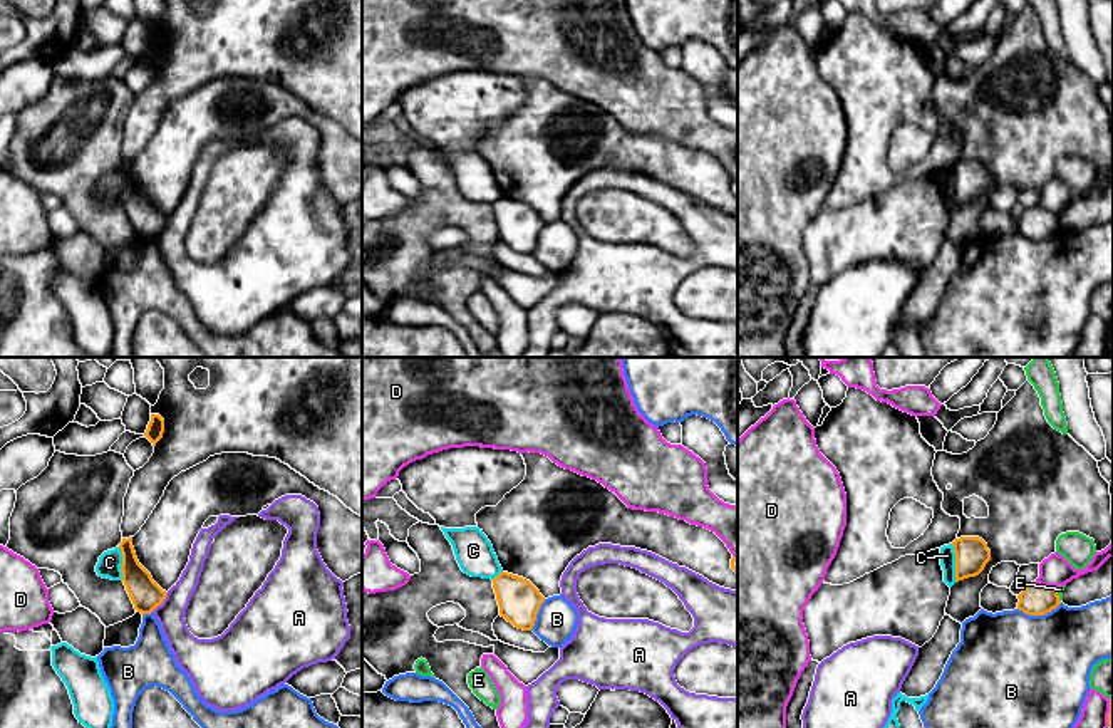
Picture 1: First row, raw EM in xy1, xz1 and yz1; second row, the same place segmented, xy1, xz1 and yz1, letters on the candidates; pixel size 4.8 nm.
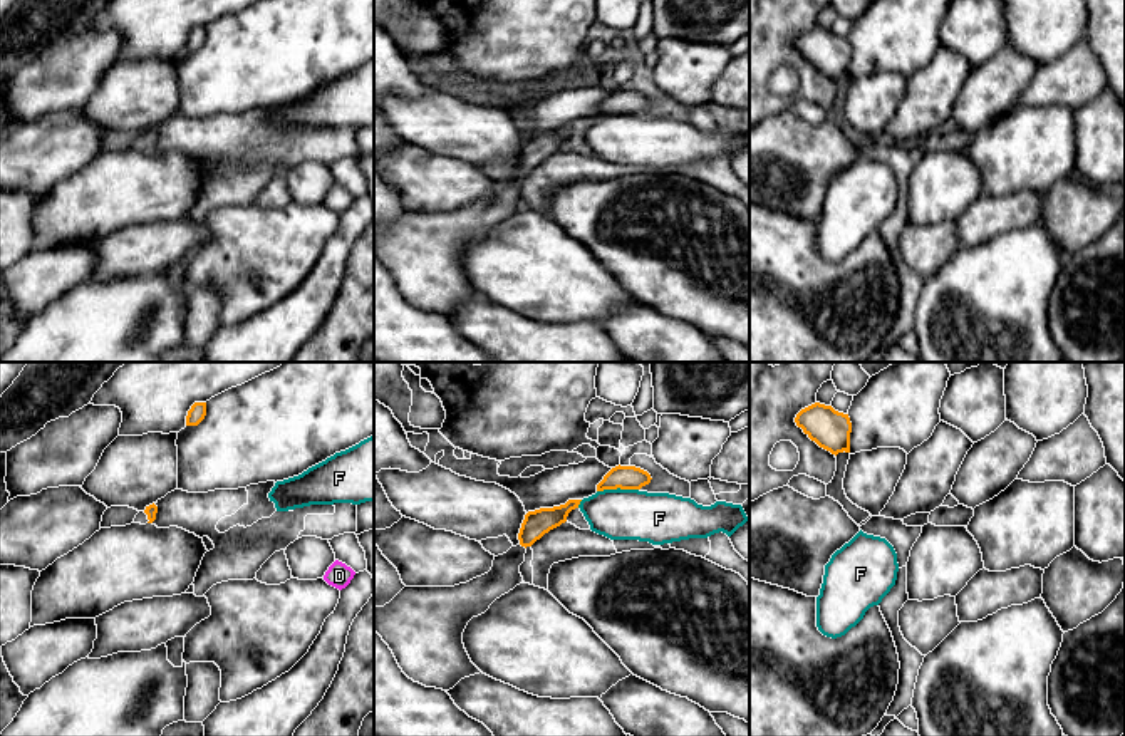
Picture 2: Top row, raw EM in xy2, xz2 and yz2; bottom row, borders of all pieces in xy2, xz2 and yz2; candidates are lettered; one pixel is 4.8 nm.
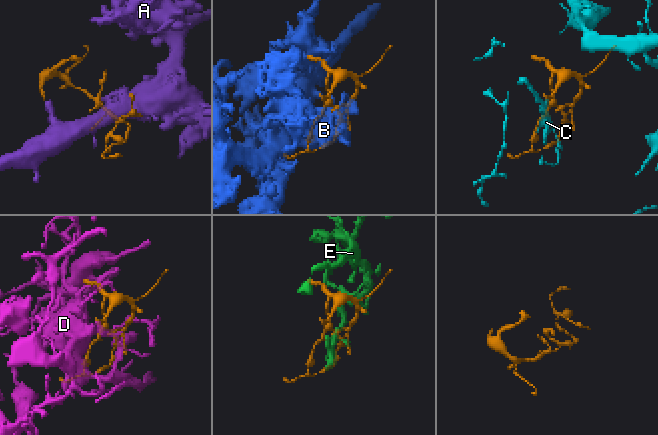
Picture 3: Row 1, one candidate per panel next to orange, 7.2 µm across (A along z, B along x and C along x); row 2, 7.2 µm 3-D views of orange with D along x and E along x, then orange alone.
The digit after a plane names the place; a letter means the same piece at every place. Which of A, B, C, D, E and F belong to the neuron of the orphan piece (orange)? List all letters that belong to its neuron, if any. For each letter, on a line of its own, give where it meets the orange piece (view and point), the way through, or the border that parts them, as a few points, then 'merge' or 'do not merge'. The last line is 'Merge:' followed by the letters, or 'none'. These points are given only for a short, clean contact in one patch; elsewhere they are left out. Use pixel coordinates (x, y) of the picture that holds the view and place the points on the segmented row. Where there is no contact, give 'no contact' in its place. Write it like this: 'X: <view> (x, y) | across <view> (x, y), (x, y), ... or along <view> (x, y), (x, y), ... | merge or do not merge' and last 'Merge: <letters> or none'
A: xy1 (161, 603) | do not merge
B: yz1 (1040, 614) | do not merge
C: yz1 (956, 562) | along yz1 (951, 544), (956, 581) | do not merge
D: yz1 (1045, 586) | do not merge
E: yz1 (1058, 596) | do not merge
F: xz2 (617, 487) | do not merge
Merge: none

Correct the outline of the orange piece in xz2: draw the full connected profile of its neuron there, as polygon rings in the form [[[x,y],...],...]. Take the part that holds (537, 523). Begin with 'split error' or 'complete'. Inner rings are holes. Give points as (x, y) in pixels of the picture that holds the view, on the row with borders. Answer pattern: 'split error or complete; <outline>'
split error; [[[568,500],[560,506],[528,511],[518,533],[520,543],[495,557],[488,573],[454,587],[404,587],[384,607],[374,607],[374,630],[389,645],[402,672],[414,682],[443,691],[453,689],[464,677],[480,674],[481,671],[471,662],[463,644],[468,622],[485,614],[496,599],[523,583],[520,565],[525,562],[526,548],[565,523],[568,513],[578,508],[580,501]]]

